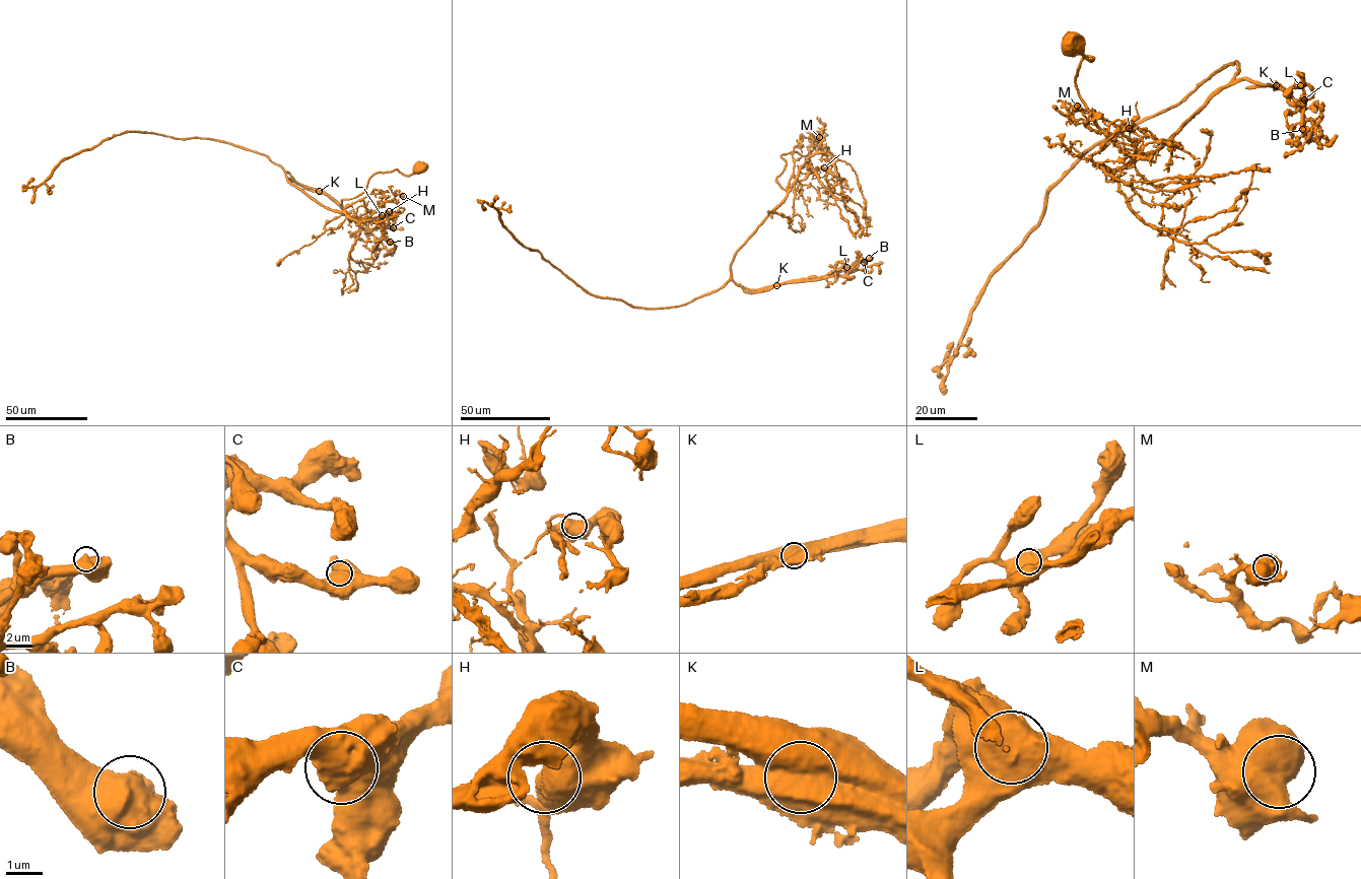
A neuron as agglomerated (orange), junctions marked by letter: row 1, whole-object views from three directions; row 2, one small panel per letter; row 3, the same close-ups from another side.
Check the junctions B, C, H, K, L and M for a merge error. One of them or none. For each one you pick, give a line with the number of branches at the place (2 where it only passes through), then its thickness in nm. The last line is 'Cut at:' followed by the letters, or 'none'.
K: 1 branches meet; 1150 nm thick
Cut at: K

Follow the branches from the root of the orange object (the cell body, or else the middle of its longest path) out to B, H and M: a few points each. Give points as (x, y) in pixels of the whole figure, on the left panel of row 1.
B: (419, 166), (378, 172), (339, 212), (285, 174), (350, 215), (379, 222), (390, 242)
H: (419, 166), (409, 175), (378, 172), (364, 191), (341, 201), (344, 212), (358, 220), (392, 219), (389, 211)
M: (419, 166), (409, 175), (378, 172), (364, 191), (341, 202), (346, 214), (361, 218), (403, 196)

